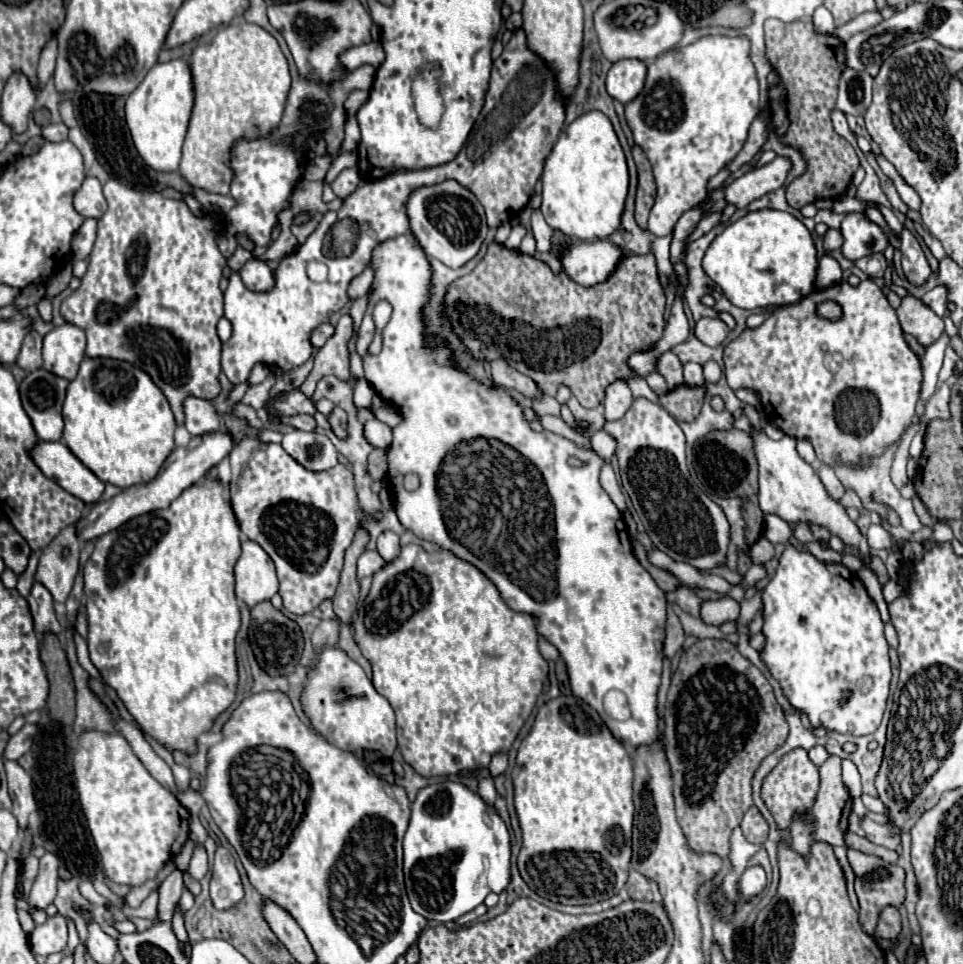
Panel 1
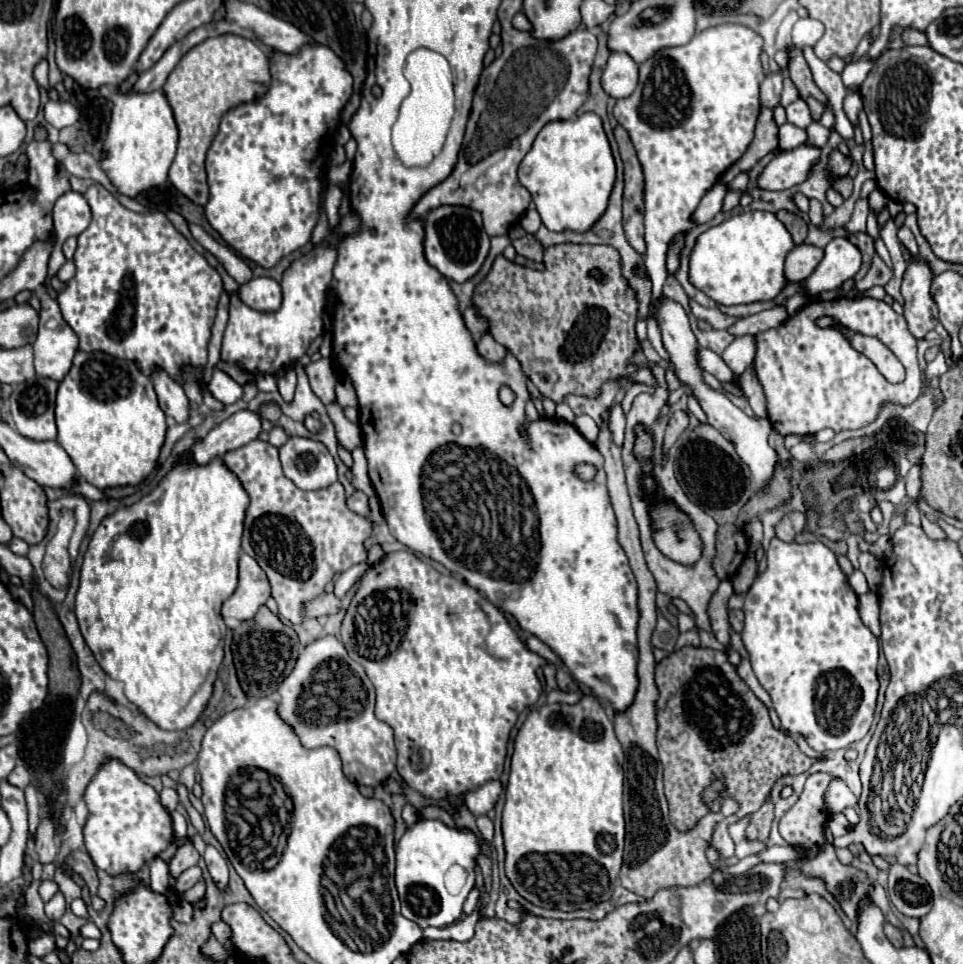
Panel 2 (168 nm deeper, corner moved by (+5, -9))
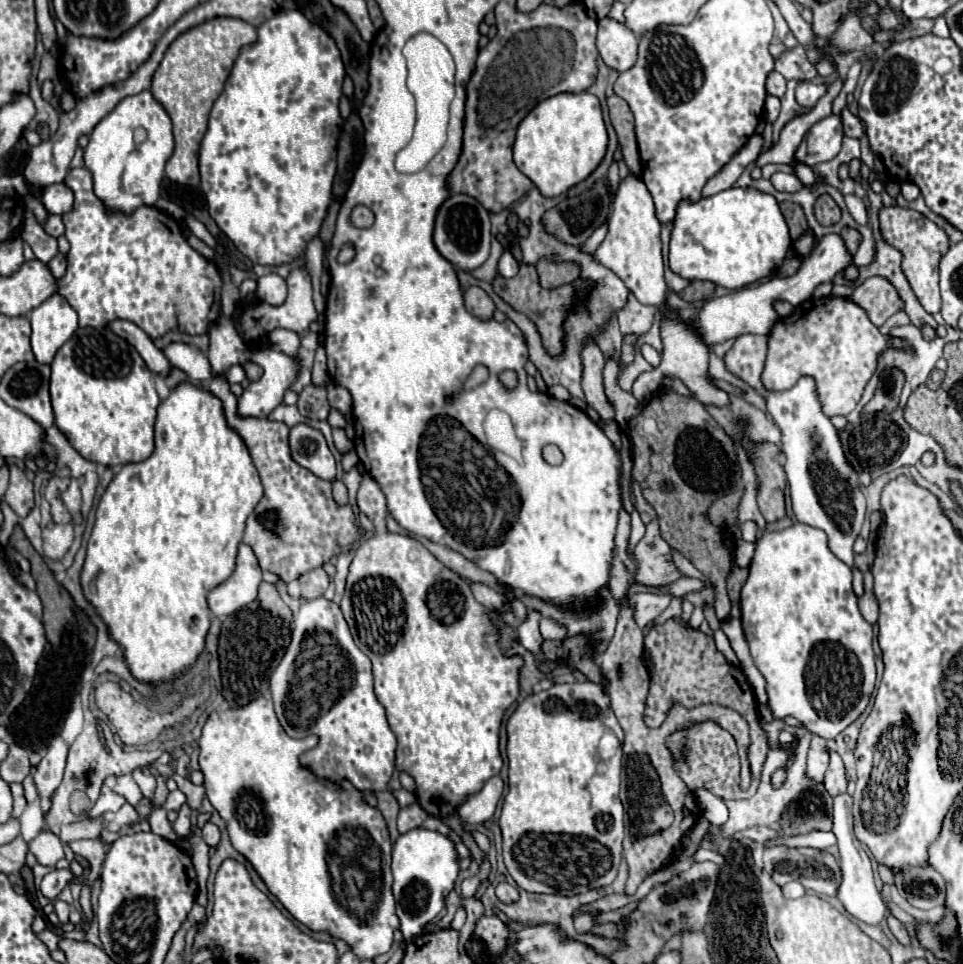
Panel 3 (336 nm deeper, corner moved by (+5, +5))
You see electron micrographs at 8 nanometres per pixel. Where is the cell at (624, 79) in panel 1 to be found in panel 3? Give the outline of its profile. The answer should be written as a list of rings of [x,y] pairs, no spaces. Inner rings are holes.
[[[607,17],[599,21],[597,49],[607,67],[619,73],[631,69],[637,61],[637,41],[639,39],[623,23]]]

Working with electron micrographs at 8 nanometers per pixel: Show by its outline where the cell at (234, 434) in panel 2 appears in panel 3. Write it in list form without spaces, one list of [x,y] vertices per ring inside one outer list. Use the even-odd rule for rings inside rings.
[[[263,349],[251,355],[251,361],[263,367],[263,377],[243,391],[237,403],[239,417],[265,419],[281,401],[283,393],[295,381],[297,359],[281,351]]]

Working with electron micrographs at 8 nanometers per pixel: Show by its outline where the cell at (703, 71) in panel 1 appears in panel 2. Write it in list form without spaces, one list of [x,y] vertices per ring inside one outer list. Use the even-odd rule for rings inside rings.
[[[721,23],[721,25],[709,27],[709,29],[701,31],[701,33],[697,33],[687,45],[665,47],[665,49],[657,51],[653,57],[649,57],[647,61],[643,61],[639,65],[639,85],[637,85],[637,89],[629,97],[617,99],[617,103],[613,107],[613,115],[615,115],[617,123],[621,123],[629,131],[629,137],[631,137],[631,141],[635,145],[635,151],[637,151],[637,157],[639,157],[639,163],[641,163],[643,175],[645,175],[645,245],[647,245],[647,251],[643,255],[643,261],[645,261],[645,267],[649,271],[655,295],[657,295],[657,291],[661,291],[661,287],[663,287],[663,283],[665,283],[665,279],[669,275],[665,261],[667,261],[667,249],[673,243],[673,237],[683,233],[683,231],[689,231],[695,225],[691,217],[693,217],[701,197],[721,179],[721,175],[747,151],[749,143],[753,141],[755,121],[757,121],[757,115],[761,111],[761,105],[759,105],[759,85],[765,79],[763,65],[761,65],[761,51],[763,51],[761,35],[755,33],[753,29],[749,29],[747,25],[741,25],[741,23]]]

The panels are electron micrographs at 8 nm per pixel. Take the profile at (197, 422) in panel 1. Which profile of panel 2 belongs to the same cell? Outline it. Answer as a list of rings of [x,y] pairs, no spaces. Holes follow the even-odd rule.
[[[155,367],[149,379],[155,387],[163,413],[173,417],[177,423],[183,423],[189,417],[189,399],[183,387],[173,377],[169,377],[161,367]]]

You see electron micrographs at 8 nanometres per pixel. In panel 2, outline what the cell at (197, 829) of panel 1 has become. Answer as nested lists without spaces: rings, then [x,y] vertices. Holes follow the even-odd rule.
[[[189,839],[185,845],[177,847],[175,857],[171,859],[171,863],[169,863],[171,875],[173,875],[173,877],[179,877],[181,871],[185,871],[187,867],[197,865],[197,861],[199,861],[199,853],[197,853],[197,849],[193,847],[193,843],[191,843],[191,839]]]

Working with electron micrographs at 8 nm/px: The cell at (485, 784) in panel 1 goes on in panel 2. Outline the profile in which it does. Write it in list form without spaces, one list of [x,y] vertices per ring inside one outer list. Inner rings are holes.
[[[477,817],[477,827],[481,833],[483,841],[491,841],[493,839],[493,823],[489,817]]]

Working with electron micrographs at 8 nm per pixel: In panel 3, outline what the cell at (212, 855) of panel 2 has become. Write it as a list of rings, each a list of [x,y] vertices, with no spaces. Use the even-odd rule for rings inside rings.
[[[211,821],[203,827],[203,841],[209,845],[209,847],[215,847],[219,843],[219,829],[217,825],[213,825]]]

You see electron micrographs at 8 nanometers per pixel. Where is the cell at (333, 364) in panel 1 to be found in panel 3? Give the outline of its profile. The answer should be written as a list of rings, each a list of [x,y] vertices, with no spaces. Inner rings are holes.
[[[327,385],[327,393],[329,393],[329,405],[337,407],[343,415],[349,415],[353,405],[351,393],[341,385]]]

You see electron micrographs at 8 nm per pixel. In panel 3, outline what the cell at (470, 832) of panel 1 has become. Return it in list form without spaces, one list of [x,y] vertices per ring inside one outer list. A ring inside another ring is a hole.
[[[423,827],[411,829],[393,845],[393,895],[397,901],[397,915],[401,919],[401,931],[407,941],[421,933],[425,923],[431,923],[445,907],[445,897],[453,891],[459,875],[459,855],[455,843],[437,831]]]

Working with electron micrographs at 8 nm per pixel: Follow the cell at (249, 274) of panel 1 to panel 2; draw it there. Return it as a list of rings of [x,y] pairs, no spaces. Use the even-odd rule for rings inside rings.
[[[269,277],[251,279],[249,283],[241,285],[239,297],[251,309],[273,313],[281,307],[281,285]]]

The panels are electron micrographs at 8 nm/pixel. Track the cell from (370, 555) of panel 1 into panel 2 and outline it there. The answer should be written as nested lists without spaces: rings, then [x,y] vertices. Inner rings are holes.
[[[359,563],[357,567],[351,567],[349,571],[345,571],[345,573],[339,575],[339,579],[335,581],[335,595],[337,595],[339,599],[353,587],[353,583],[355,583],[357,579],[361,579],[361,575],[365,573],[365,567],[367,567],[367,563]]]

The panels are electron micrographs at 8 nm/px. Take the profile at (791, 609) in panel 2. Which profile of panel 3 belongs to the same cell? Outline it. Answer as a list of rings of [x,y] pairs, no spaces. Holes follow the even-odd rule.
[[[799,521],[783,531],[775,533],[763,533],[757,539],[757,549],[749,565],[749,577],[741,589],[741,621],[743,621],[743,633],[749,643],[751,657],[757,665],[757,669],[763,673],[767,681],[767,695],[769,695],[769,707],[775,719],[785,719],[785,717],[795,717],[801,721],[813,735],[819,735],[823,739],[835,739],[843,729],[847,729],[869,705],[869,697],[873,693],[876,681],[875,653],[873,653],[873,627],[867,623],[857,607],[857,595],[853,593],[851,585],[851,569],[829,549],[825,531],[801,525]]]

